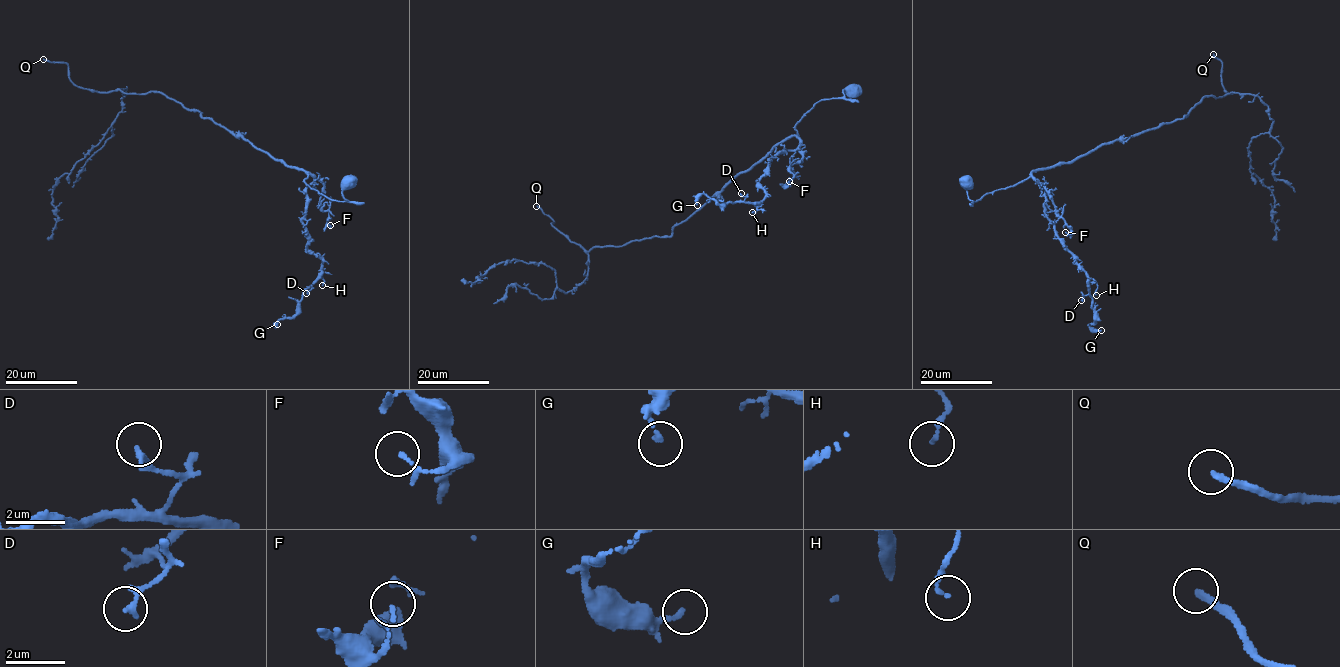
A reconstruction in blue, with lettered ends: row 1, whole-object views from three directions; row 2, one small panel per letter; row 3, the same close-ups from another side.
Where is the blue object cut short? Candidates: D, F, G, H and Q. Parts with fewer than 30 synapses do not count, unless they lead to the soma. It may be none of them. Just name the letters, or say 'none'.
Q

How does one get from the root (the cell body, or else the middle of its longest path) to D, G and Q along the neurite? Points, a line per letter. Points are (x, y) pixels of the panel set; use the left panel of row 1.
D: (348, 180), (345, 201), (327, 198), (304, 180), (314, 179), (302, 221), (307, 248), (323, 262), (306, 293)
G: (348, 180), (345, 201), (304, 180), (314, 179), (302, 224), (320, 275), (299, 311), (277, 324)
Q: (348, 180), (345, 201), (327, 198), (199, 112), (157, 92), (93, 92), (43, 59)

